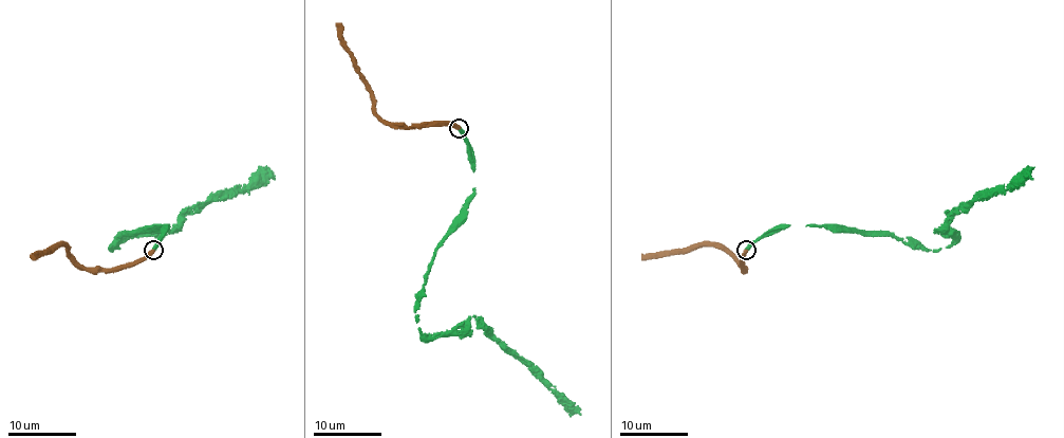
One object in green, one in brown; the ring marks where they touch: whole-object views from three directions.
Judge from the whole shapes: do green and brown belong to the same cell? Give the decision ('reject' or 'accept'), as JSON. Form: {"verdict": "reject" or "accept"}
{"verdict": "accept"}

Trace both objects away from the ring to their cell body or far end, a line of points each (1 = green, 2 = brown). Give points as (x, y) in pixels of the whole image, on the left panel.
1: (152, 250), (170, 226), (132, 230), (110, 248), (124, 238), (168, 231), (202, 202), (275, 180)
2: (152, 250), (110, 269), (85, 269), (64, 247), (48, 248), (30, 258)

